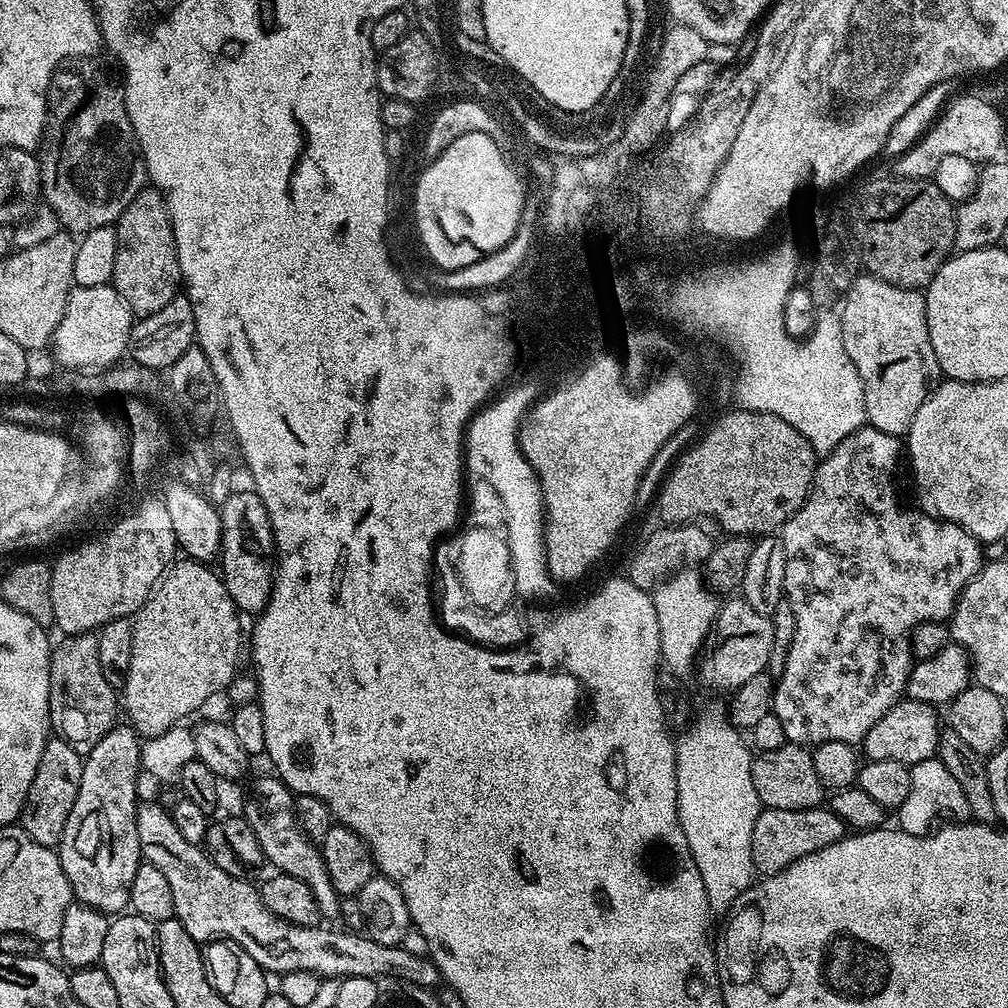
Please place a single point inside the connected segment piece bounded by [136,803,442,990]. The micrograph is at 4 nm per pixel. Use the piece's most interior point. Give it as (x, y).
(211, 905)

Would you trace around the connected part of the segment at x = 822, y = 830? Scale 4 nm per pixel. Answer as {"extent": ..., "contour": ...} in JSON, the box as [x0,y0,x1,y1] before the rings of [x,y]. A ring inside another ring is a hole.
{"extent":[752,807,845,876],"contour":[[[827,807],[806,810],[764,808],[758,822],[754,822],[754,838],[752,839],[752,853],[757,873],[772,876],[776,872],[786,870],[794,862],[798,862],[798,858],[806,858],[806,854],[814,854],[834,842],[843,840],[845,835],[845,824]]]}

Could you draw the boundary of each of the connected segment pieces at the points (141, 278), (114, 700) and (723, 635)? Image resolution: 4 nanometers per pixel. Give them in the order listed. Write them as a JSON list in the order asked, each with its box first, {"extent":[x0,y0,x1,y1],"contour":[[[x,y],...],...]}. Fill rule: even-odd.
[{"extent":[111,186,182,317],"contour":[[[145,186],[134,202],[126,206],[114,227],[118,238],[118,254],[114,257],[111,287],[126,302],[133,317],[158,314],[158,310],[173,300],[182,288],[174,230],[164,196],[154,186]]]},{"extent":[50,632,118,754],"contour":[[[79,632],[76,636],[65,635],[64,641],[52,649],[50,662],[50,718],[51,731],[59,739],[65,740],[74,750],[86,754],[102,742],[102,738],[117,723],[118,692],[112,689],[109,673],[102,670],[102,662],[98,662],[98,635],[90,632]]]},{"extent":[698,598,774,694],"contour":[[[728,598],[728,600],[719,605],[716,622],[712,625],[712,631],[708,633],[707,641],[698,657],[698,668],[700,664],[700,680],[708,688],[717,688],[720,692],[726,692],[726,694],[731,693],[733,690],[742,686],[744,682],[750,680],[754,675],[759,672],[765,671],[767,669],[768,663],[770,662],[770,650],[774,646],[774,626],[772,625],[772,618],[766,614],[758,614],[758,610],[754,610],[754,606],[750,606],[750,602],[746,602],[743,598]]]}]

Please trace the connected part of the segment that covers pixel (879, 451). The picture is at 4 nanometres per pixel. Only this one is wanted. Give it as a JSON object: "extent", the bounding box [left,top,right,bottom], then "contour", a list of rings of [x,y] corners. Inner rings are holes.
{"extent":[771,426,986,746],"contour":[[[865,426],[859,428],[854,434],[847,436],[833,452],[827,453],[817,463],[816,473],[812,479],[812,488],[808,492],[808,497],[804,499],[804,505],[793,514],[790,519],[785,522],[782,531],[779,533],[780,541],[784,544],[786,550],[786,578],[784,579],[784,595],[790,602],[790,606],[794,610],[794,618],[796,619],[796,629],[794,630],[794,642],[790,642],[790,650],[788,651],[788,657],[786,658],[786,666],[782,670],[782,674],[775,681],[775,692],[772,696],[771,711],[776,714],[779,722],[782,722],[782,728],[785,730],[785,738],[788,742],[799,744],[801,746],[815,746],[822,742],[846,742],[847,744],[859,745],[863,741],[864,735],[870,730],[870,726],[874,726],[874,722],[878,722],[878,718],[882,718],[882,714],[886,714],[886,710],[890,710],[902,697],[905,695],[908,687],[908,676],[912,672],[912,665],[914,663],[912,659],[912,631],[919,624],[925,624],[926,622],[934,622],[939,620],[941,622],[947,621],[954,609],[956,609],[956,603],[958,598],[962,594],[962,590],[968,583],[970,583],[975,576],[980,573],[980,569],[984,567],[986,563],[986,552],[982,547],[981,541],[975,540],[966,530],[962,530],[962,526],[952,524],[949,520],[942,520],[935,515],[929,514],[927,511],[915,512],[912,508],[903,508],[900,505],[900,496],[896,493],[896,475],[900,472],[900,456],[902,460],[902,440],[899,436],[891,436],[886,434],[882,430],[871,426]]]}

